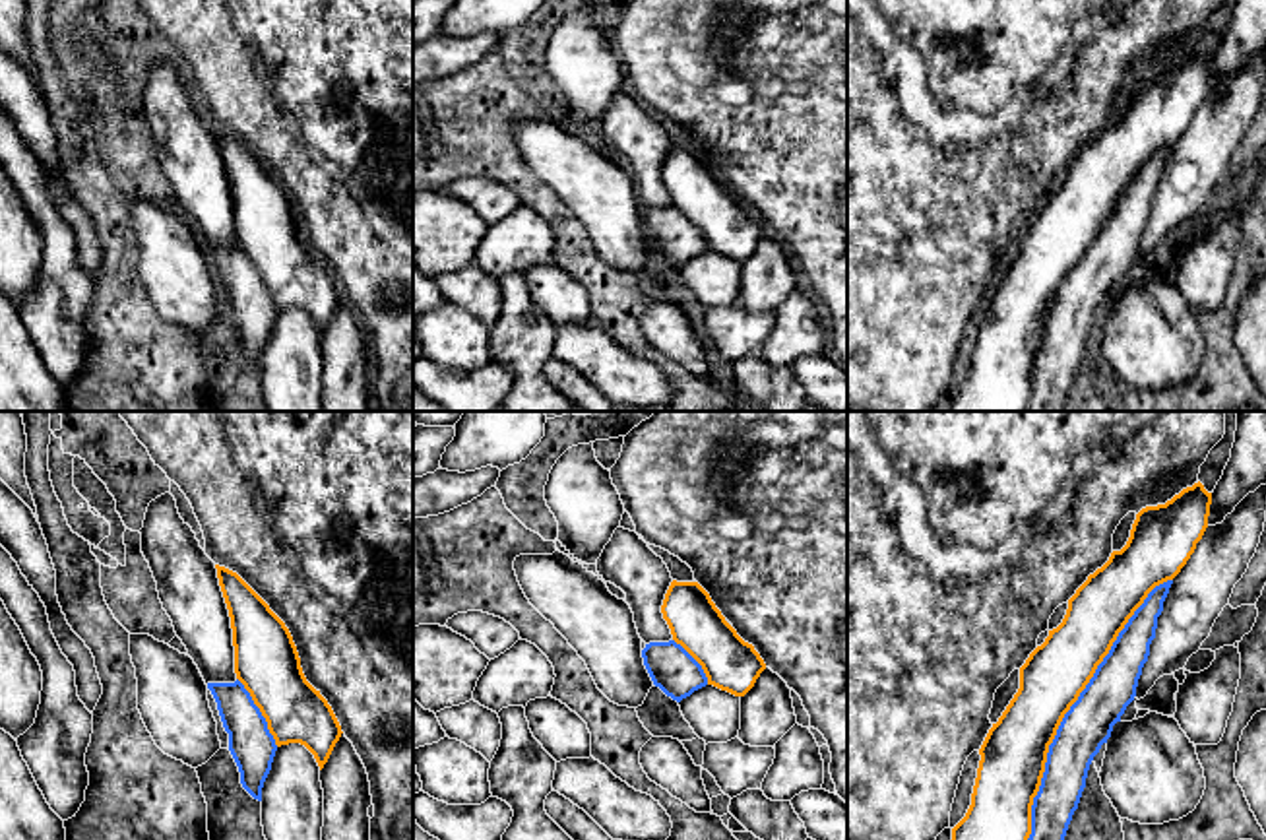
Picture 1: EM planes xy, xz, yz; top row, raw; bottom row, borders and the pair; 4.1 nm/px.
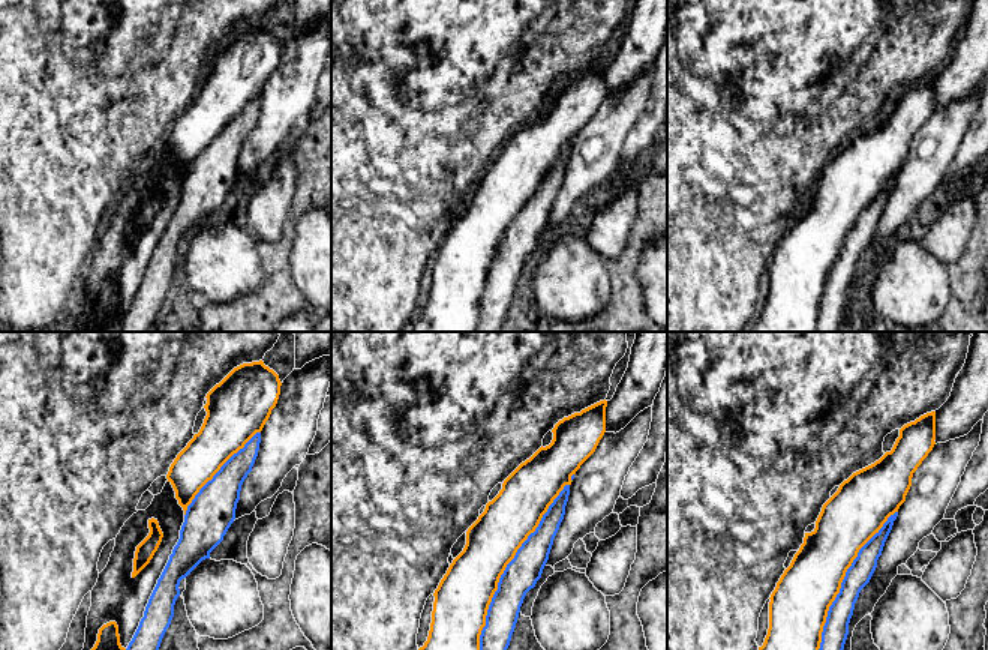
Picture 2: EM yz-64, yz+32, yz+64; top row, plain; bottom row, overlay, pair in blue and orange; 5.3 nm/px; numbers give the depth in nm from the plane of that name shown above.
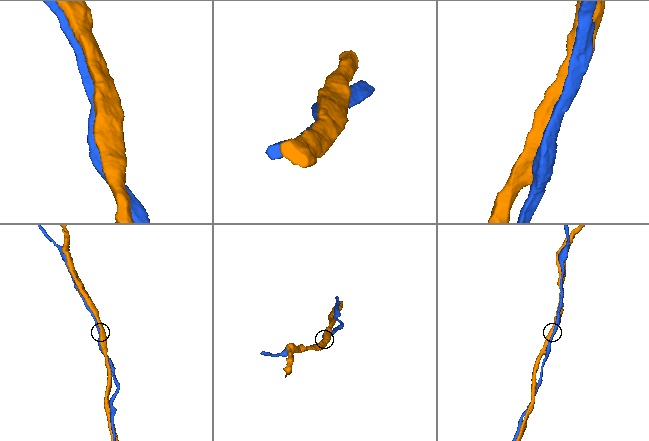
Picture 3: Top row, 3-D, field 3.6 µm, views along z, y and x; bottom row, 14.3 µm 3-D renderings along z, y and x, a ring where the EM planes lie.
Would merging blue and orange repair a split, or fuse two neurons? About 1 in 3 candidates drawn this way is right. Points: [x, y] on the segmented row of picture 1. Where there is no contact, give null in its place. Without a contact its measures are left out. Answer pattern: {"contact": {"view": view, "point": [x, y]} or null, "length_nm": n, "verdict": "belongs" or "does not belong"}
{"contact": {"view": "yz", "point": [1073, 705]}, "length_nm": 1250, "verdict": "does not belong"}

